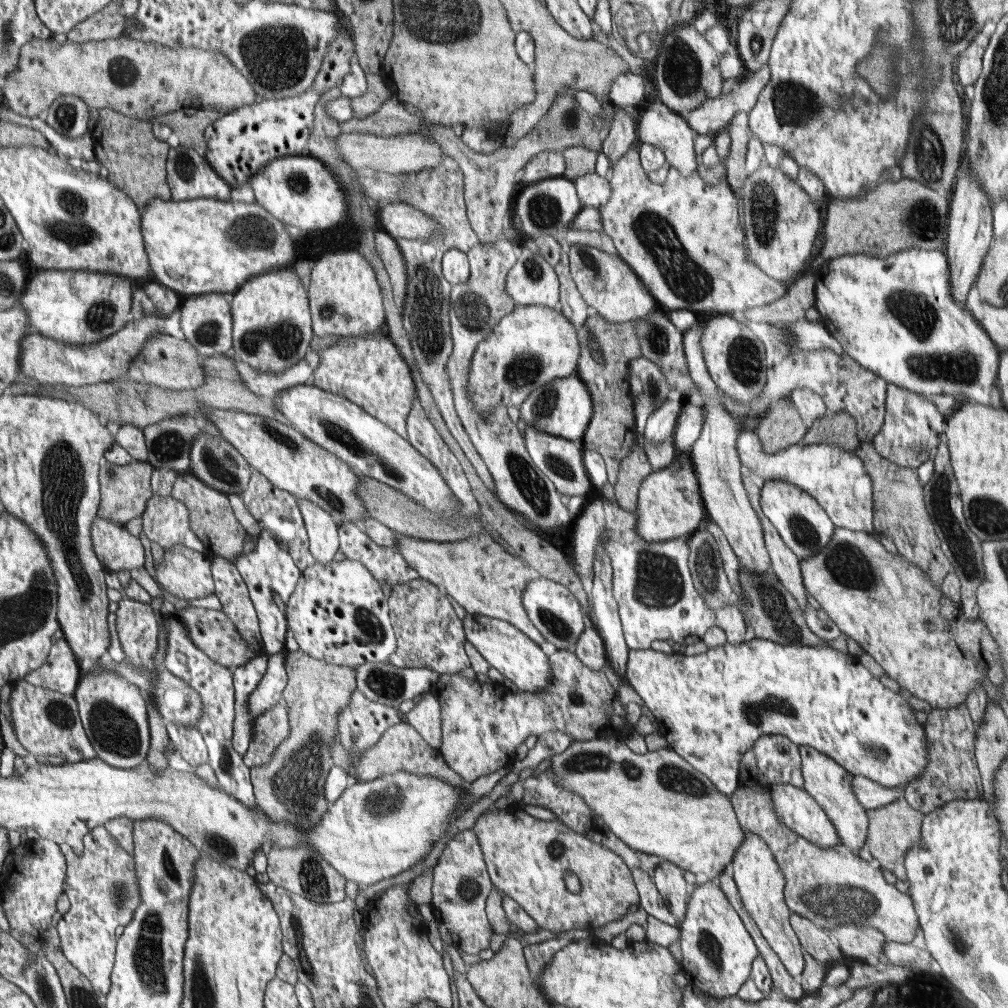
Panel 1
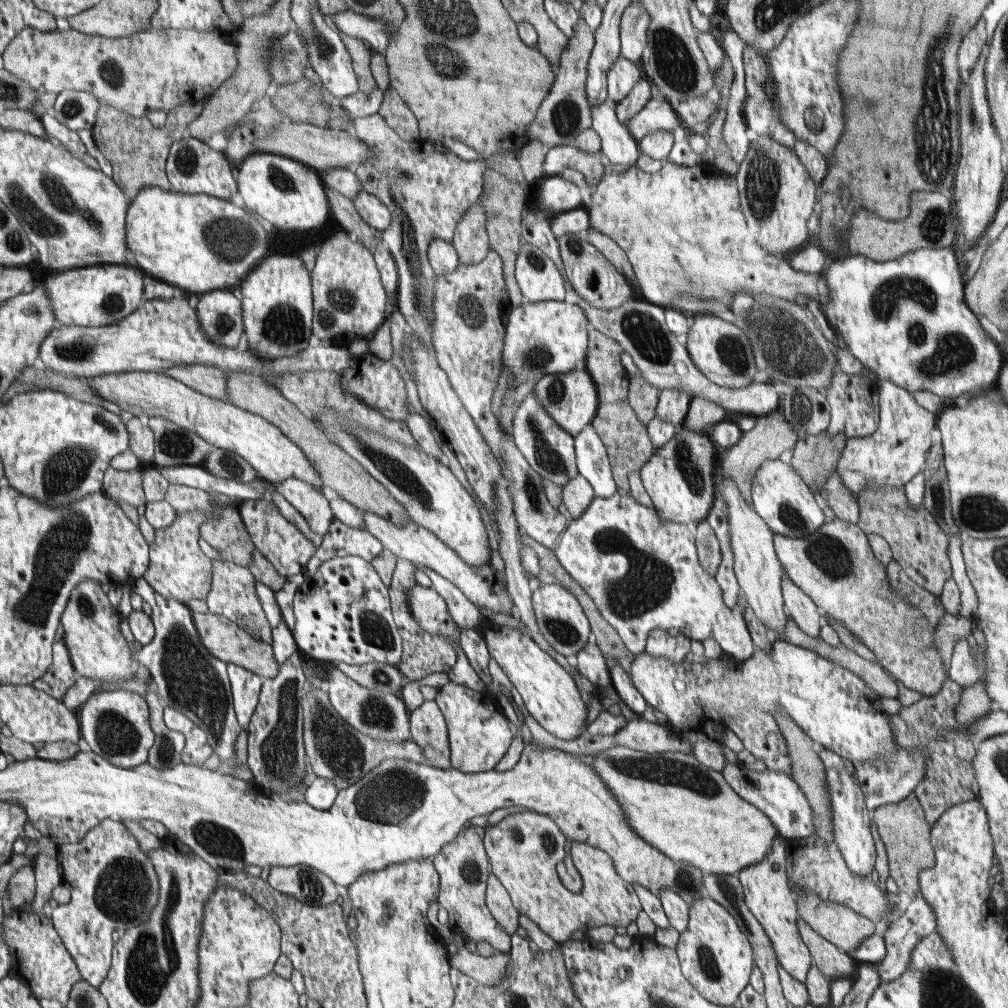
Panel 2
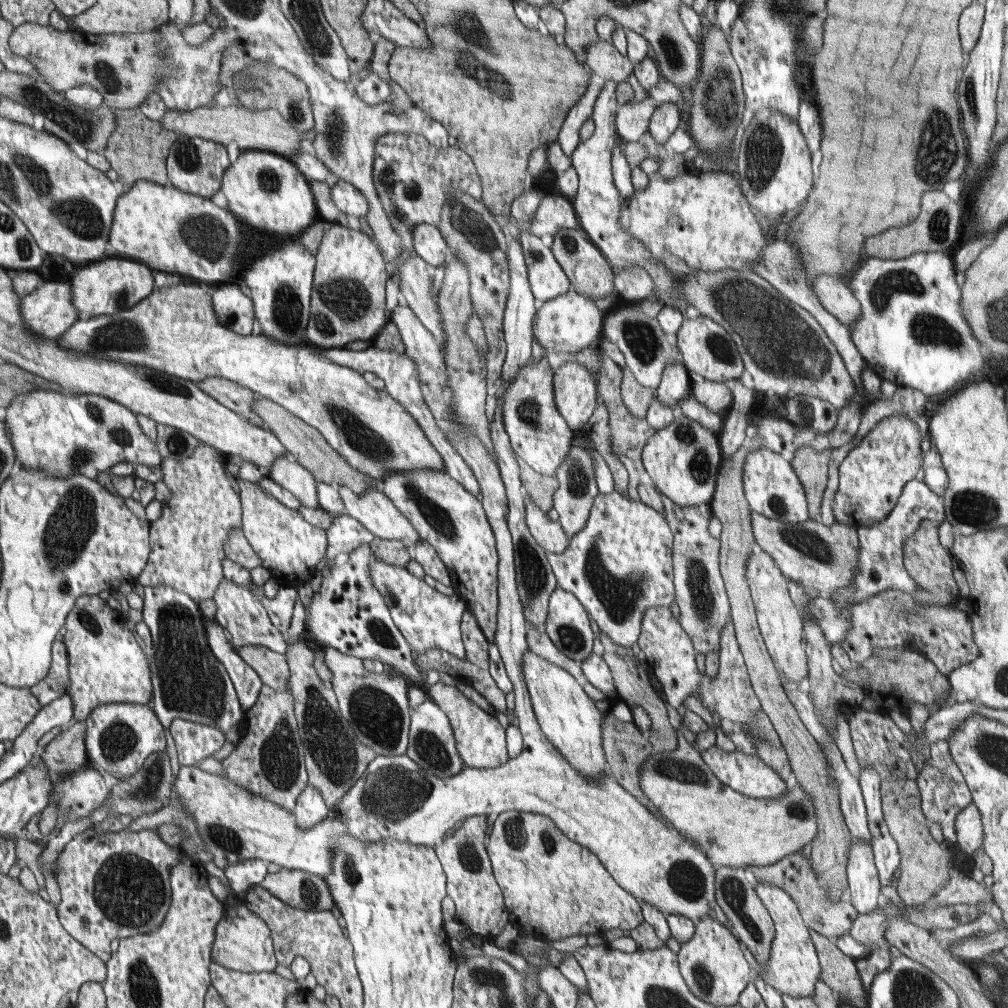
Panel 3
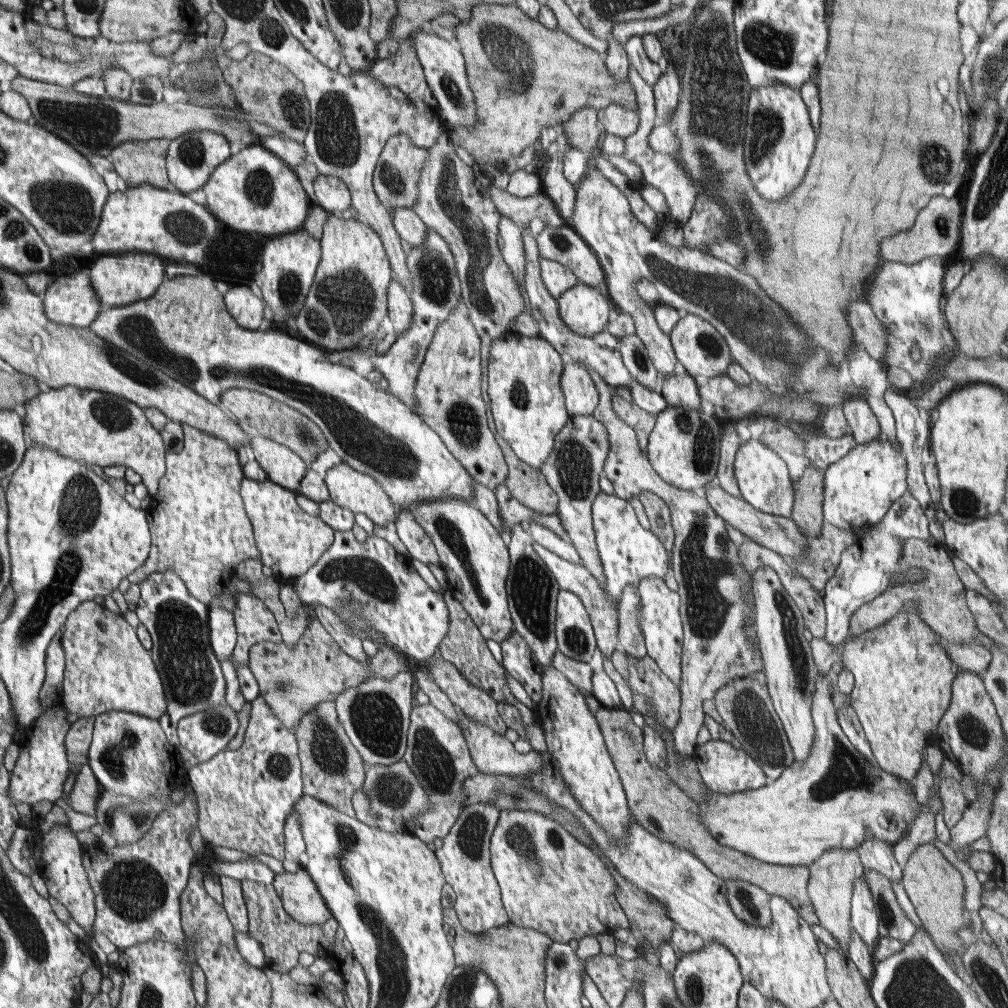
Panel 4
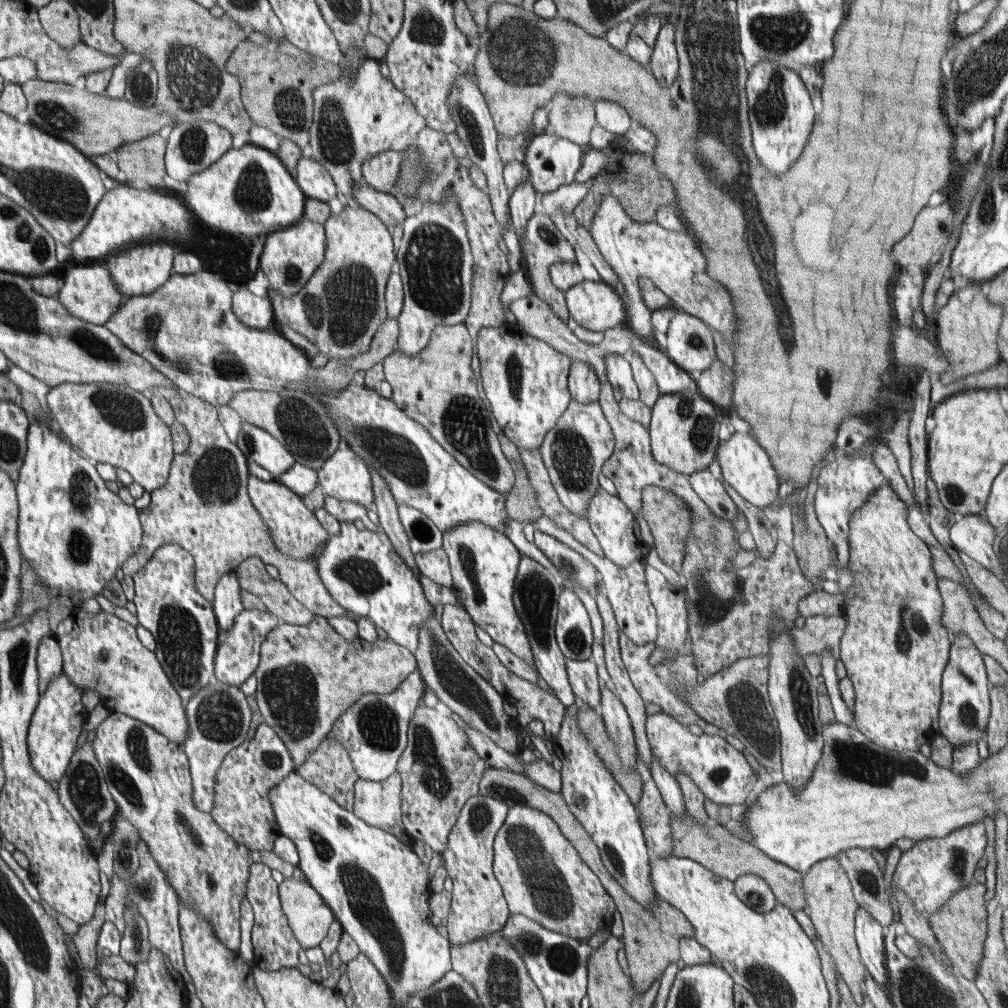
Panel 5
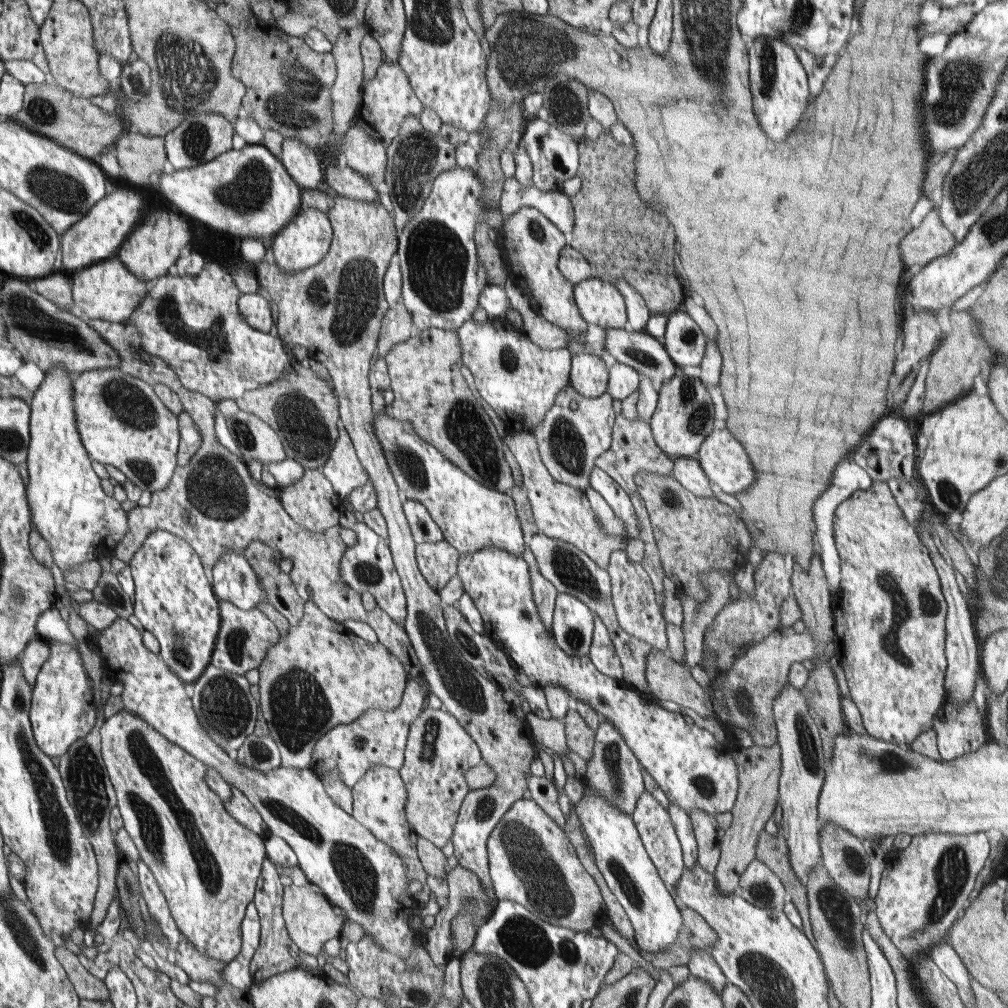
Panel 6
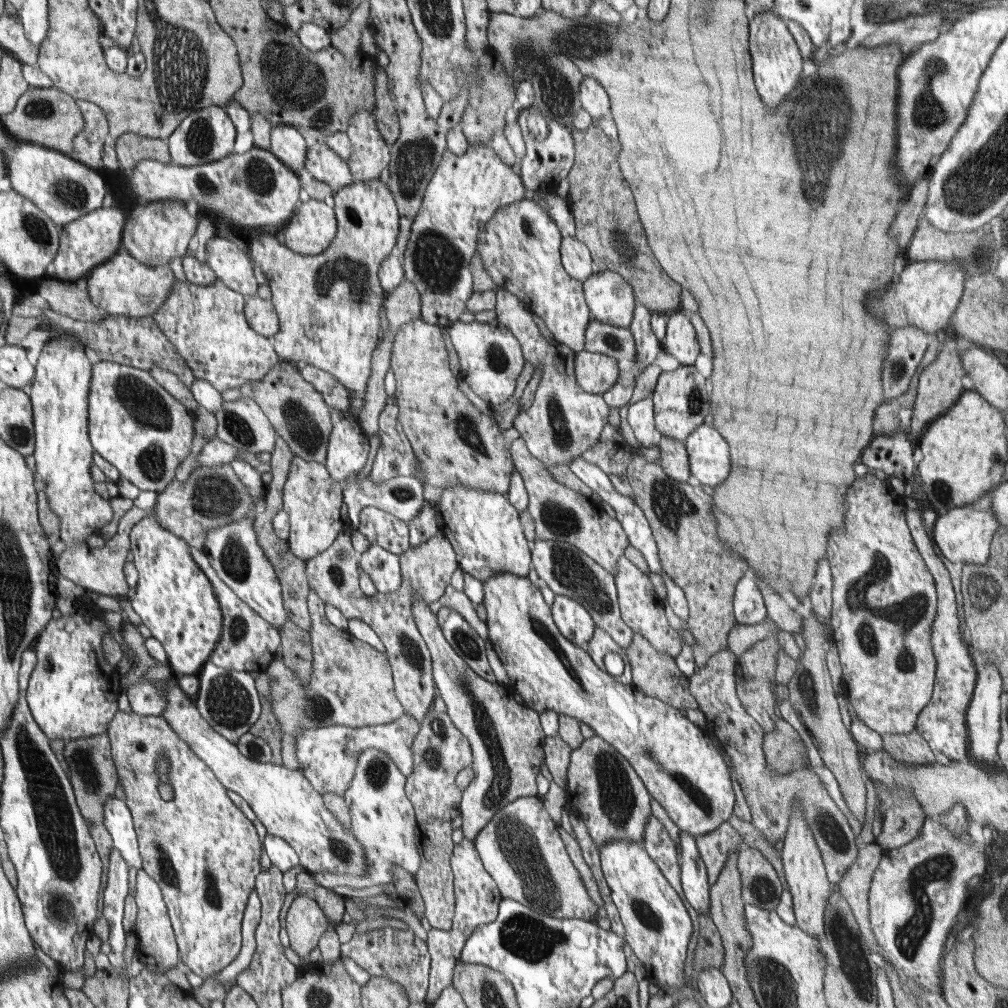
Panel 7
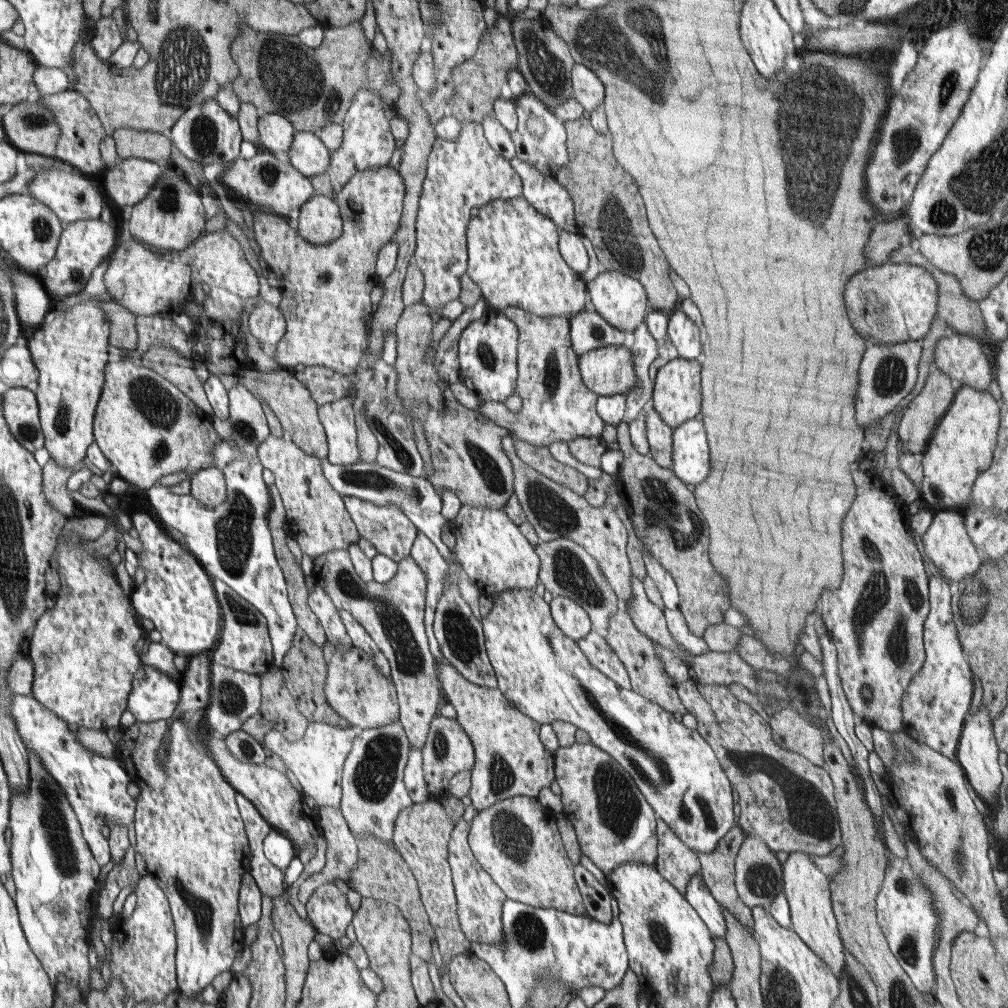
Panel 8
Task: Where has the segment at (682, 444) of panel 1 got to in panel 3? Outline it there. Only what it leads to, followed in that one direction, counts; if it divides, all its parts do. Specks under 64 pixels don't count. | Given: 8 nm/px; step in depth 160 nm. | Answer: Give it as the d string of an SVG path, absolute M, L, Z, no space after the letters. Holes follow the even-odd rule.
M694 378L690 391L700 404L716 414L725 415L733 404L732 393L723 382Z

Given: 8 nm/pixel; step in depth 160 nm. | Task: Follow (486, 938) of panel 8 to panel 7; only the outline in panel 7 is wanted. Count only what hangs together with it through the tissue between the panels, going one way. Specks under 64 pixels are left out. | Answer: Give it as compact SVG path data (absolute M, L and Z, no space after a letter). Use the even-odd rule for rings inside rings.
M467 838L462 839L458 844L454 844L453 855L451 856L451 869L453 872L453 883L455 886L455 915L453 916L453 924L450 931L436 930L432 928L427 932L429 938L427 940L427 949L431 956L431 969L429 972L429 987L425 1002L427 1004L434 1003L435 1000L442 994L443 990L452 982L455 972L455 964L460 960L460 955L463 952L463 946L474 934L475 929L482 924L490 924L499 916L499 902L503 899L500 894L499 885L495 883L495 880L490 876L490 873L485 868L483 861L479 856L479 852L476 850L475 843Z

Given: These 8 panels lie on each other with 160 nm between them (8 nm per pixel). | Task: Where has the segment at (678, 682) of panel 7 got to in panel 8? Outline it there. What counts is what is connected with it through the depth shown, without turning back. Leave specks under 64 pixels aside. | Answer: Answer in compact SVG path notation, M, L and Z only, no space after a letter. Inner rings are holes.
M621 606L619 610L617 610L617 613L611 616L608 630L606 630L603 636L604 640L610 645L610 648L612 648L612 652L618 656L618 660L624 663L624 668L626 668L628 678L630 678L631 690L651 700L650 702L658 704L658 706L664 708L666 712L672 712L672 714L687 713L684 706L680 704L681 700L677 693L676 686L672 680L668 678L668 674L664 672L662 660L658 660L658 656L656 656L656 652L654 652L652 641L636 628L630 615Z

